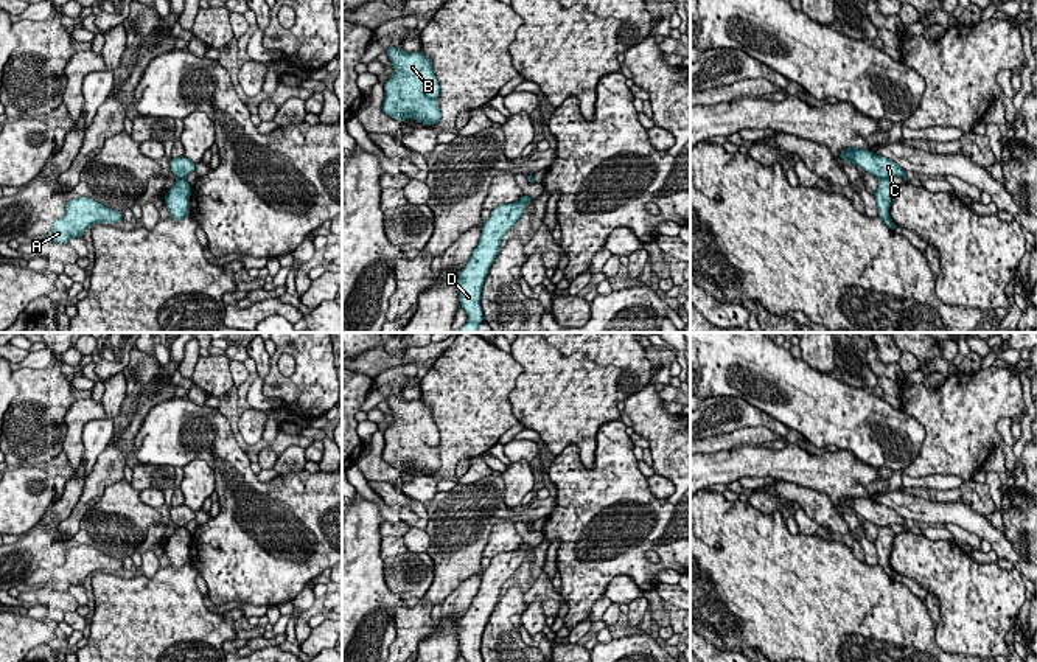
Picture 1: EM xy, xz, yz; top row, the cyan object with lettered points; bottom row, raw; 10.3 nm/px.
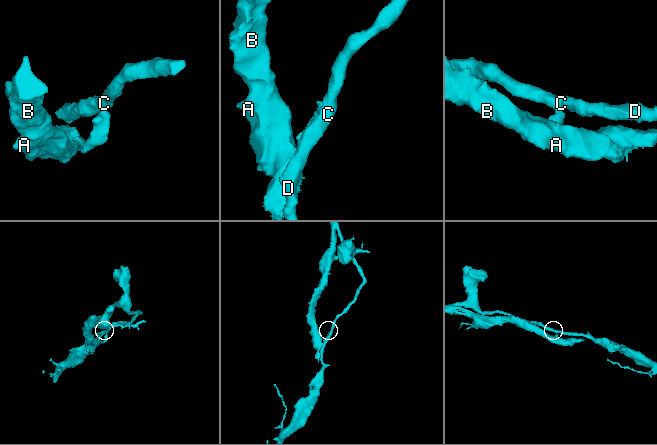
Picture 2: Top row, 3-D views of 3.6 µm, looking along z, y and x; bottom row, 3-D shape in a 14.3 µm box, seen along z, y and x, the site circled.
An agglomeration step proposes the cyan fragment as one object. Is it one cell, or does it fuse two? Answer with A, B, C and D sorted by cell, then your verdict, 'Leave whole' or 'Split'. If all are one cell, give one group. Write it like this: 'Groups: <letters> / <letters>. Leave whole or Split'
Groups: A B / C D. Split

